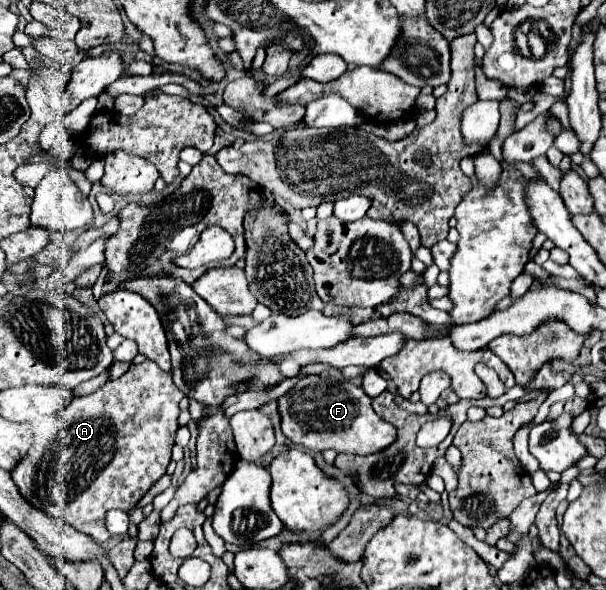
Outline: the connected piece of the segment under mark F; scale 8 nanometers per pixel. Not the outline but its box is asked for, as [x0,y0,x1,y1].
[279,369,397,455]

